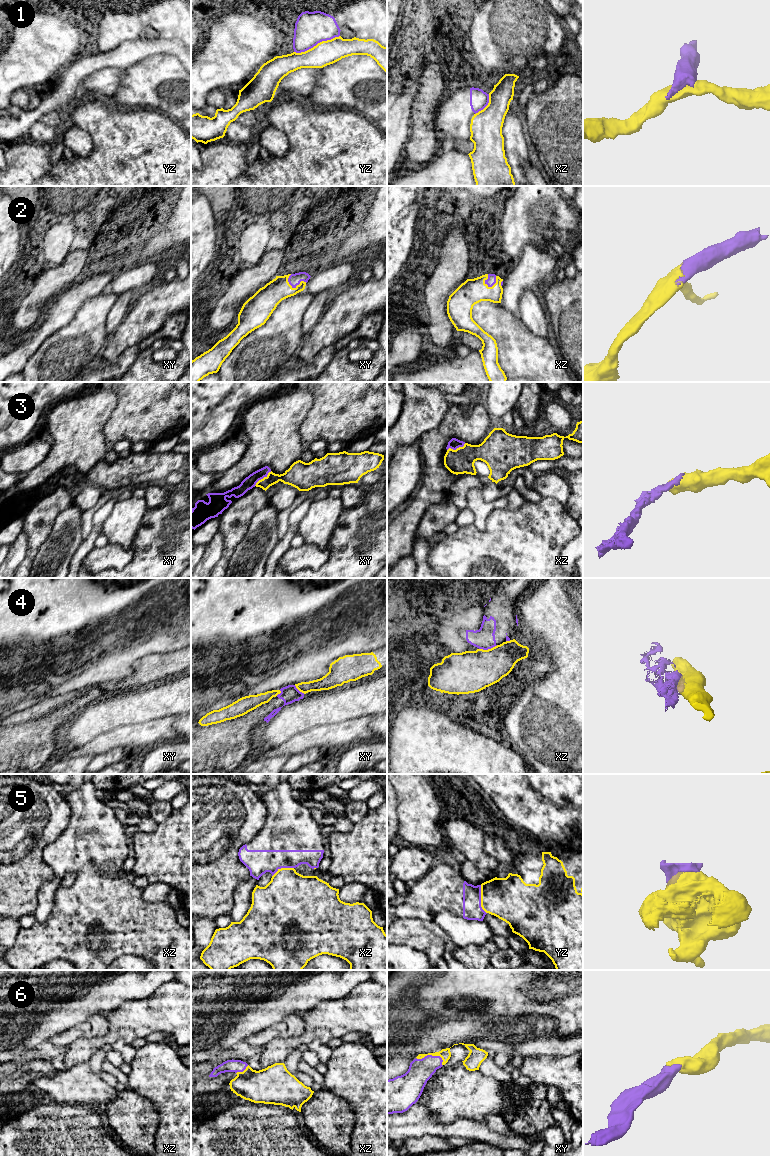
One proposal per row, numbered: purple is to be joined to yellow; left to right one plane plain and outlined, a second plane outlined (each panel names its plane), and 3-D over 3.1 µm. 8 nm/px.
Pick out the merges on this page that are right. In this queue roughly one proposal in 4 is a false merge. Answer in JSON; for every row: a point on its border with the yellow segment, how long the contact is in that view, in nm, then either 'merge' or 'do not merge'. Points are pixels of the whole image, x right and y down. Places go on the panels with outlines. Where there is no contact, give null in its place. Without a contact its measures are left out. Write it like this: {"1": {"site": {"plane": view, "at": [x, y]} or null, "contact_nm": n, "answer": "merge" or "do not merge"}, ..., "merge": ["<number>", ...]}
{"1": {"site": {"plane": "yz", "at": [317, 44]}, "contact_nm": 400, "answer": "do not merge"}, "2": {"site": {"plane": "xy", "at": [296, 287]}, "contact_nm": 160, "answer": "merge"}, "3": {"site": {"plane": "xy", "at": [263, 478]}, "contact_nm": 180, "answer": "merge"}, "4": {"site": {"plane": "xz", "at": [488, 649]}, "contact_nm": 160, "answer": "do not merge"}, "5": {"site": {"plane": "yz", "at": [481, 899]}, "contact_nm": 240, "answer": "merge"}, "6": {"site": {"plane": "xy", "at": [430, 1054]}, "contact_nm": 220, "answer": "merge"}, "merge": ["2", "3", "5", "6"]}

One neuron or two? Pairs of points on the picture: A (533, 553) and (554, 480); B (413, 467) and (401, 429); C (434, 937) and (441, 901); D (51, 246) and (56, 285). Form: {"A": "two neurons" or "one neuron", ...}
{"A": "two neurons", "B": "two neurons", "C": "two neurons", "D": "two neurons"}

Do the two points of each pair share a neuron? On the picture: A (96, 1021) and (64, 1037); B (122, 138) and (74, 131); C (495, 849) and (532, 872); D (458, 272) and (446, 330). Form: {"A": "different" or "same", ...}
{"A": "same", "B": "different", "C": "different", "D": "same"}

